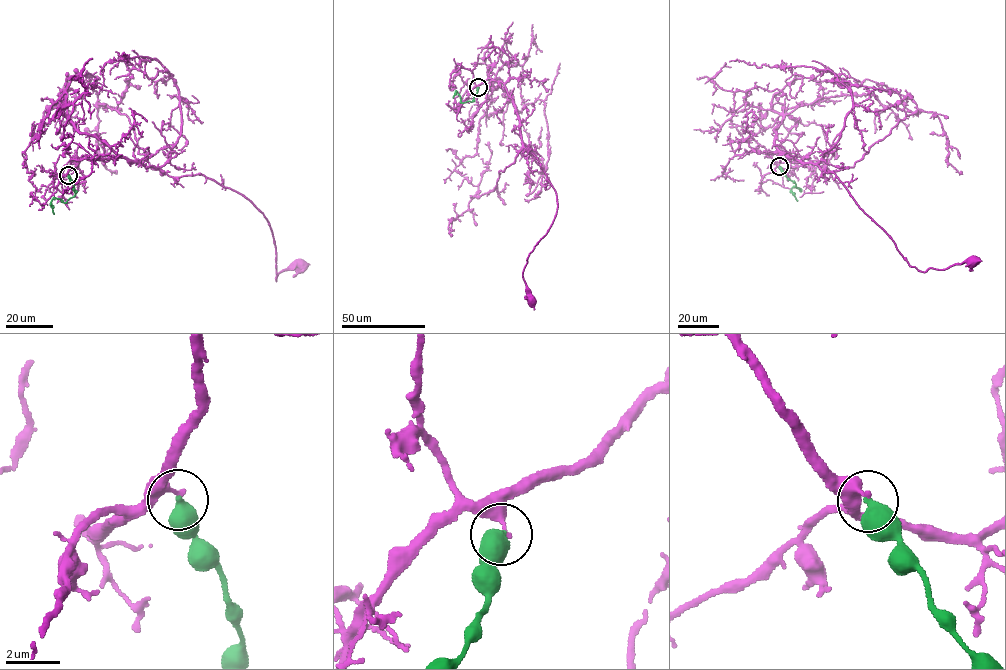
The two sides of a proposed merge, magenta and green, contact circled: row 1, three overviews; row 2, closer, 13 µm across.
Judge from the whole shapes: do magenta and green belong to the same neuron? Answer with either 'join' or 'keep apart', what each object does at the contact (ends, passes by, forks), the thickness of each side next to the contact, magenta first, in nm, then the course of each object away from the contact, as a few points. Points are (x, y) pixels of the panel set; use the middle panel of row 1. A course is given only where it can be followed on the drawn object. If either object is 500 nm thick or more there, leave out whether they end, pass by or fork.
keep apart; 180 nm thick on the magenta side, 550 nm on the other; magenta runs (478, 87), (488, 79), (503, 83), (521, 142), (556, 196), (553, 223), (529, 255), (522, 274), (530, 300); green runs (478, 87), (471, 102), (461, 103), (456, 92), (453, 97)

